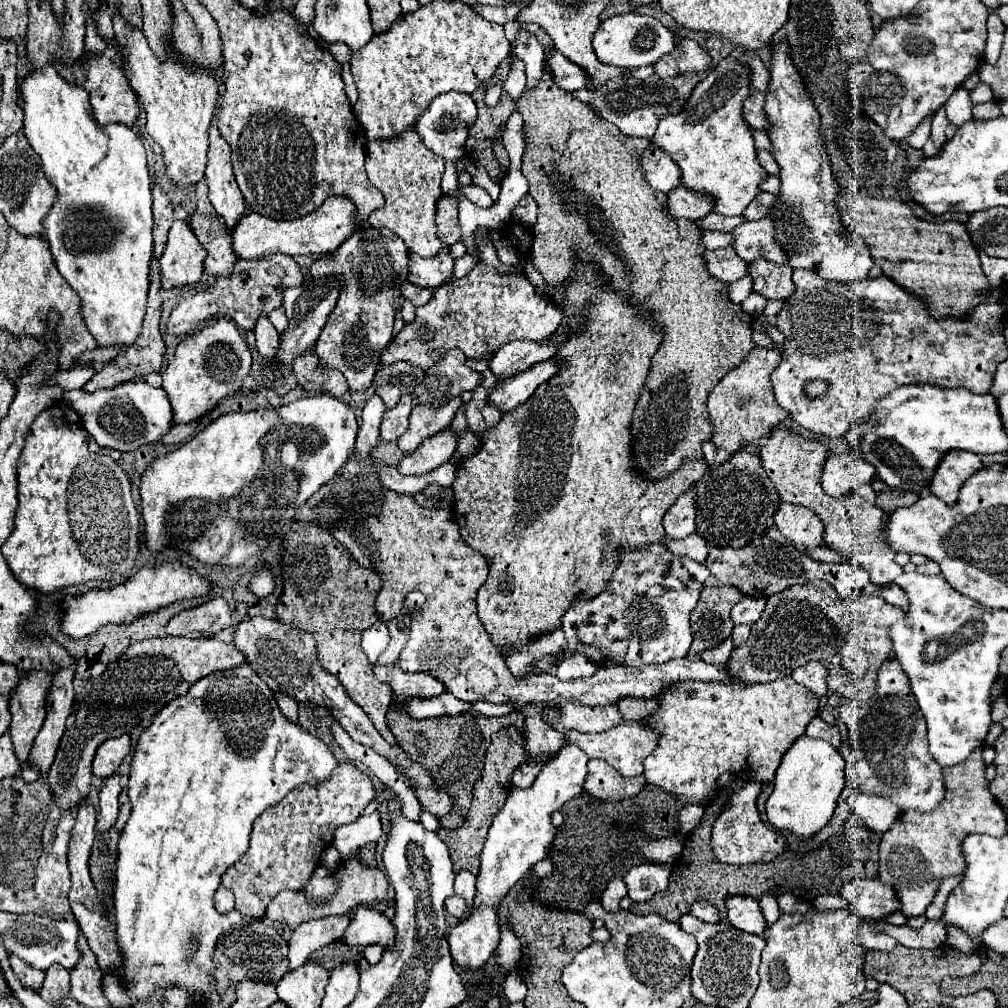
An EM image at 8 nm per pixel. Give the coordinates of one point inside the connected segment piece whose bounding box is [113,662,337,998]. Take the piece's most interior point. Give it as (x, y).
(195, 794)

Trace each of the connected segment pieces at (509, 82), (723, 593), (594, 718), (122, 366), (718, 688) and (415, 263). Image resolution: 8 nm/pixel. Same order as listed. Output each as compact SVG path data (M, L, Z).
M510 53L509 56L511 58L511 69L502 88L509 93L513 102L517 102L525 88L525 65L515 54Z
M711 586L701 590L701 598L691 612L693 644L691 656L699 656L711 648L717 648L731 636L731 608L743 598L743 592L735 586Z
M561 702L555 706L559 712L557 720L549 720L543 716L543 722L551 728L567 734L569 730L577 732L605 732L611 726L619 726L623 722L623 714L619 708L611 704L603 706L585 706L579 702Z
M157 264L151 266L151 272L149 272L149 278L151 278L151 288L149 288L149 302L147 302L147 314L145 314L145 322L143 322L143 332L141 336L135 340L135 344L131 344L129 348L125 348L119 358L115 358L115 362L109 362L107 366L103 366L95 378L91 378L91 382L87 382L85 390L87 392L93 392L93 390L99 390L101 386L105 388L113 388L117 384L123 384L127 380L133 380L133 378L143 378L151 372L159 372L161 370L161 364L163 364L163 354L165 354L165 340L161 336L161 330L159 330L159 322L161 322L161 304L163 304L163 298L159 294L161 290L161 270Z
M785 676L767 684L737 684L737 682L701 682L683 680L665 688L659 696L659 708L647 718L647 726L659 734L655 752L644 761L644 776L648 784L661 786L671 792L681 804L703 806L717 790L717 778L723 772L733 770L747 780L773 782L775 770L781 764L783 754L799 734L805 734L807 724L817 714L819 698L803 684Z
M443 248L433 258L421 258L421 256L411 254L407 280L415 286L437 288L453 276L453 264L455 264L455 260L447 248Z

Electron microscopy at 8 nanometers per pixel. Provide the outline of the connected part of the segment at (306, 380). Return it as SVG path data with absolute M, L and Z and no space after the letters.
M313 348L305 350L295 358L293 372L297 376L297 382L311 392L325 392L335 398L341 398L349 390L345 376L339 370L321 368L319 356L315 354Z

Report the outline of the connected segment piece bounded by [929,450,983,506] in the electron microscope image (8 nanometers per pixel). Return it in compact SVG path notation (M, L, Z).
M953 450L951 454L947 454L947 458L943 458L943 462L939 464L939 470L935 470L935 478L929 490L931 494L947 502L947 506L953 506L953 502L957 502L959 498L961 486L981 468L983 468L983 462L979 454Z

